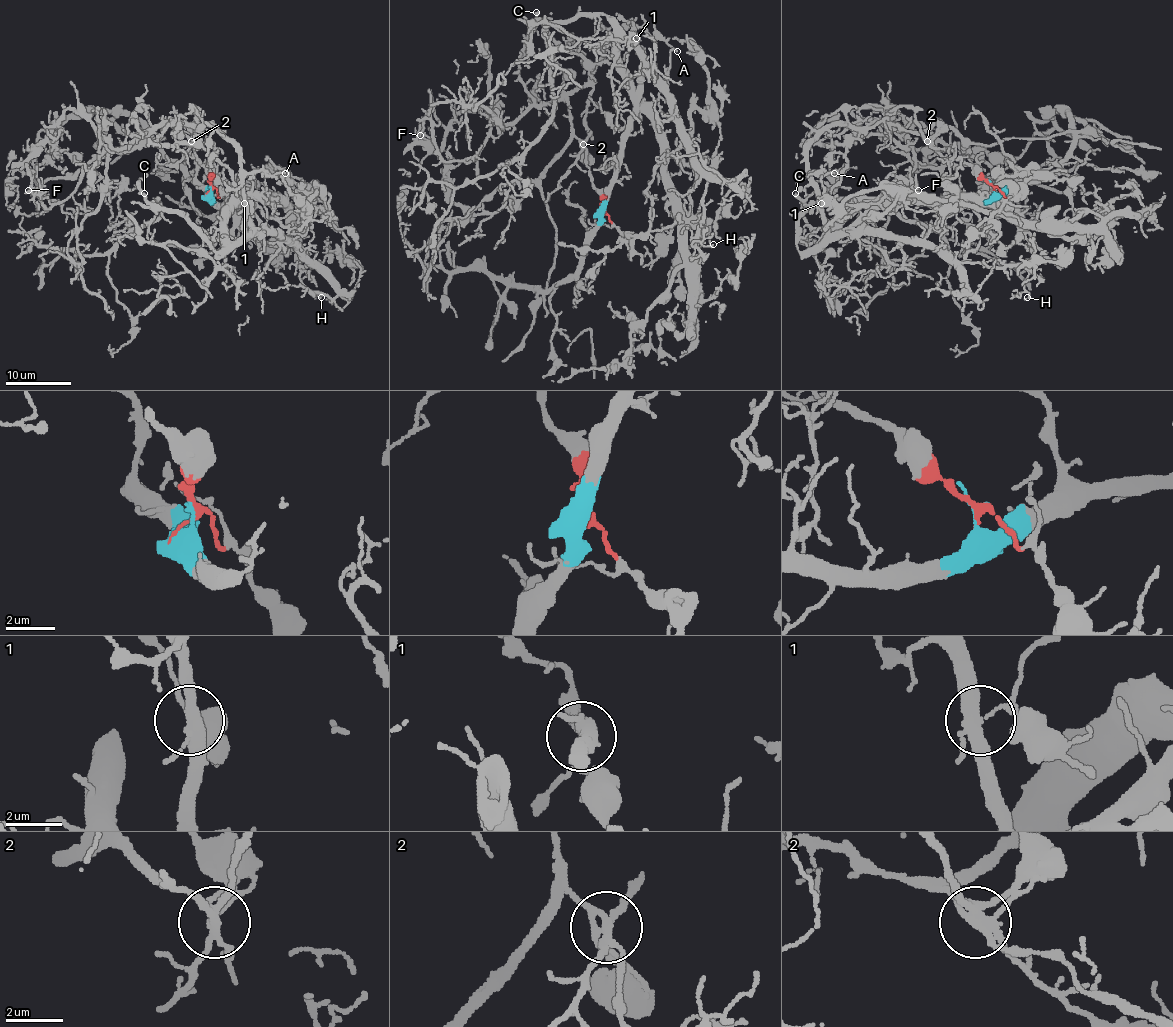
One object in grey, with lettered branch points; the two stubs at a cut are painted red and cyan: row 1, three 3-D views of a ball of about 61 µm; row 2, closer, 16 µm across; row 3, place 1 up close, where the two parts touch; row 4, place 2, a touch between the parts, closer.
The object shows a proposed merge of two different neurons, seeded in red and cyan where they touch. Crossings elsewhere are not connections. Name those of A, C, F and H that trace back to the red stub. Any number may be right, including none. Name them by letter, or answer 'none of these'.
F

